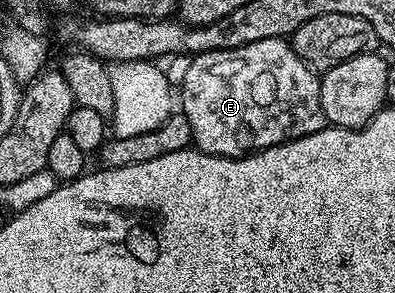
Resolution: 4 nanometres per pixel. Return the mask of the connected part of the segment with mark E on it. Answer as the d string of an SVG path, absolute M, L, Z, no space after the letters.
M284 37L261 38L261 42L249 42L245 46L237 46L229 50L203 52L200 56L190 57L188 64L191 65L183 72L183 108L181 108L181 112L182 115L189 118L194 147L205 154L210 156L249 156L261 151L262 148L272 148L275 144L285 144L288 140L296 140L302 136L319 132L327 124L327 118L321 108L320 77L317 75L316 69L306 64L296 54L295 49L291 47Z

